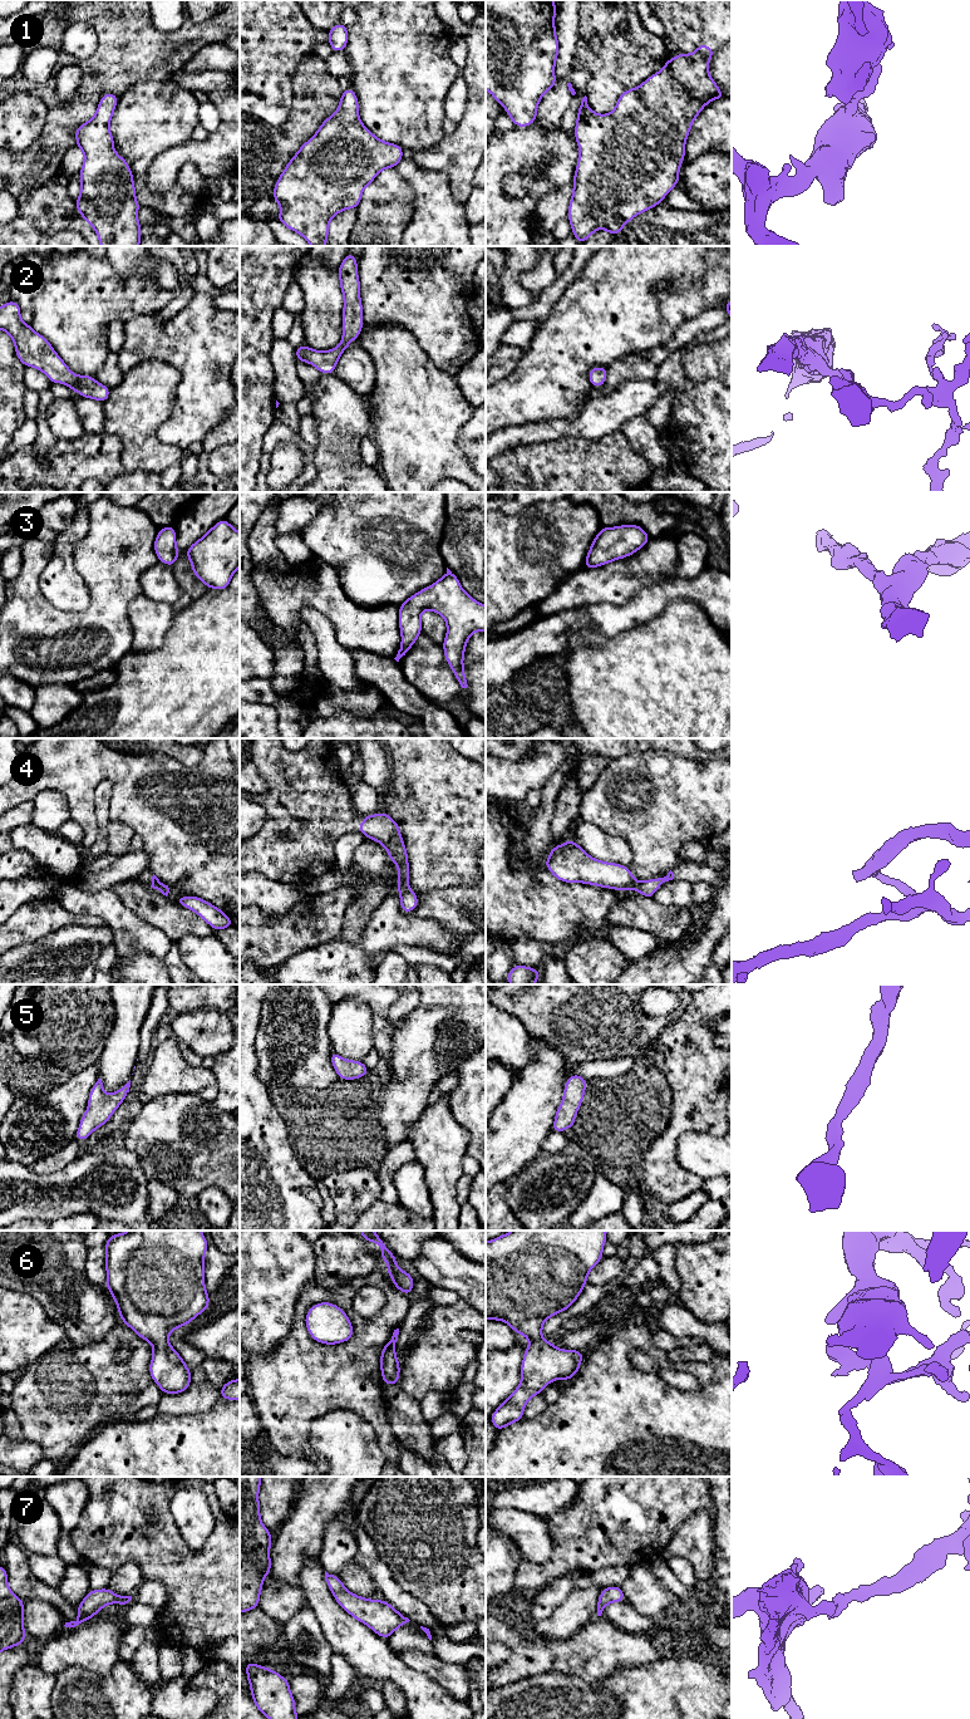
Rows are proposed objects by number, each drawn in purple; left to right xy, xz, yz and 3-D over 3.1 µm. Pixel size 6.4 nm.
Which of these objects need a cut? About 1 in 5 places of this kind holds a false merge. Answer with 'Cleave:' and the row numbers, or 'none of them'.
Cleave: 4

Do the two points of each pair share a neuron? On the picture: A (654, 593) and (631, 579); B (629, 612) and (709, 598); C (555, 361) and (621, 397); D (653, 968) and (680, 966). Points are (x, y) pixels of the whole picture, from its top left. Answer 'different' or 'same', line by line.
A: different
B: same
C: different
D: same

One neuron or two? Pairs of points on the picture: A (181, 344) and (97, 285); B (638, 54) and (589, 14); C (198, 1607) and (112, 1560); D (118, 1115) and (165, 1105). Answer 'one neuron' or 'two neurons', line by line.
A: two neurons
B: one neuron
C: one neuron
D: two neurons

